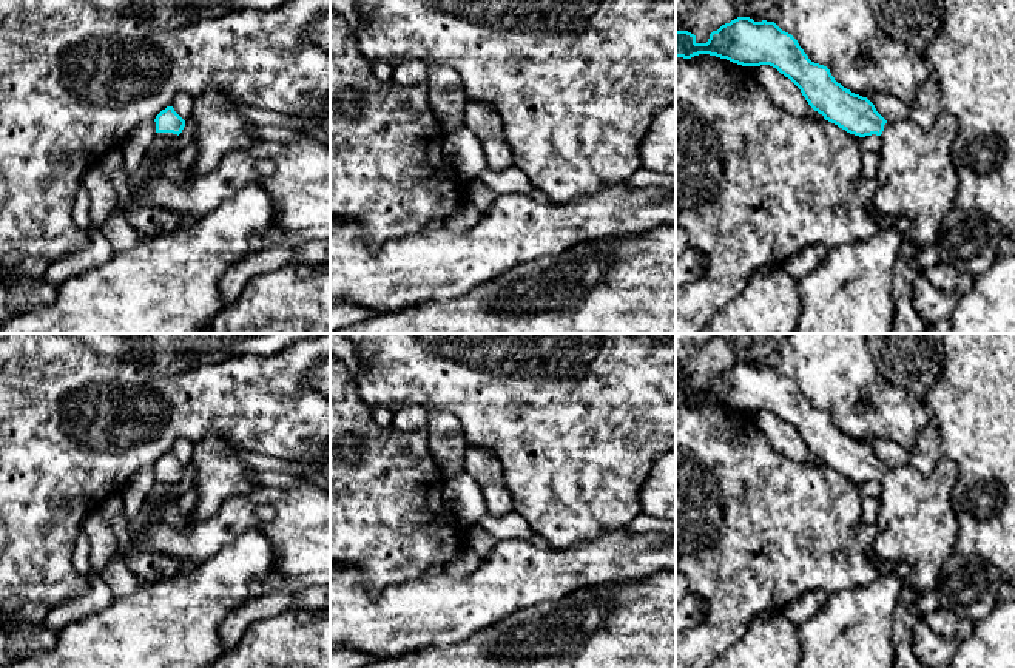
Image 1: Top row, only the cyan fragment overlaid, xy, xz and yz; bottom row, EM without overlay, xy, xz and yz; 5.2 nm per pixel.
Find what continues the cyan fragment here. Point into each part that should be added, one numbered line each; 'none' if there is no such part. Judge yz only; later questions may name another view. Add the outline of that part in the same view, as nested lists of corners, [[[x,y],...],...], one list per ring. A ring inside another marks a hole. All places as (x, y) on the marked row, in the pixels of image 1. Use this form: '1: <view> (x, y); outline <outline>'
1: yz (917, 176); outline [[[941,111],[927,130],[907,119],[885,123],[876,173],[875,208],[887,218],[907,214],[913,224],[907,238],[918,245],[915,267],[939,264],[936,234],[941,221],[955,207],[958,173],[952,143],[956,119]]]

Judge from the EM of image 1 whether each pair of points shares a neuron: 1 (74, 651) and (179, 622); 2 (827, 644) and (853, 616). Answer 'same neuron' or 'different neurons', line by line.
1: same neuron
2: same neuron

